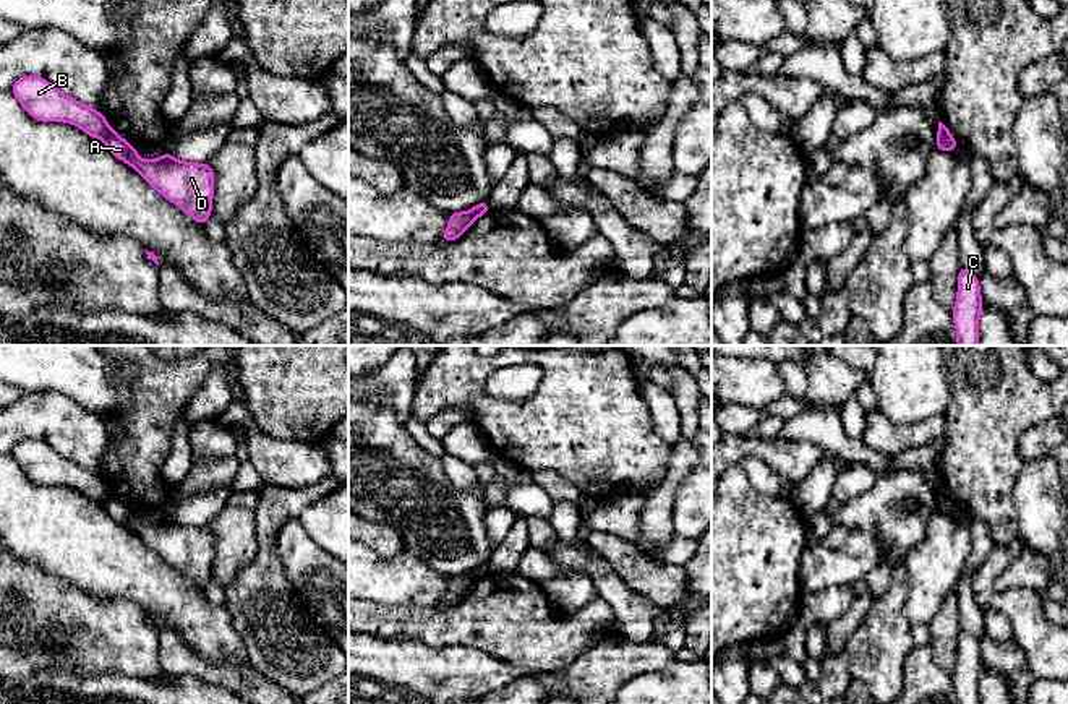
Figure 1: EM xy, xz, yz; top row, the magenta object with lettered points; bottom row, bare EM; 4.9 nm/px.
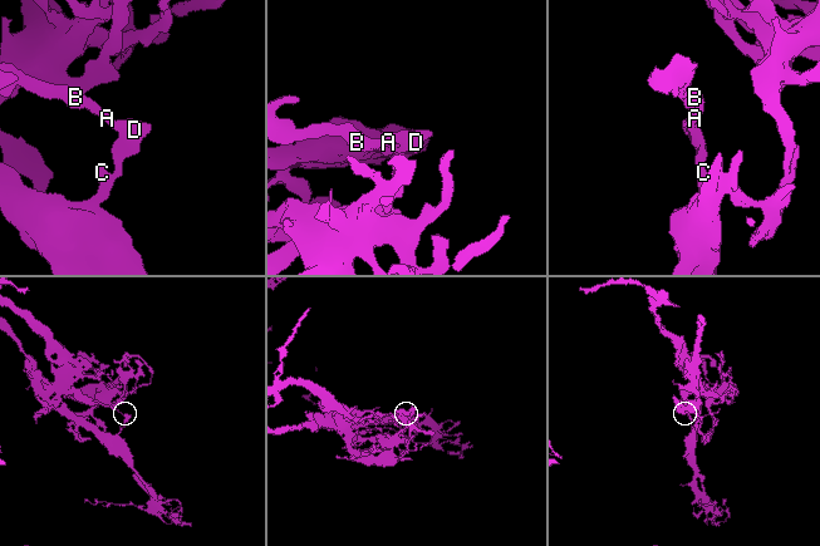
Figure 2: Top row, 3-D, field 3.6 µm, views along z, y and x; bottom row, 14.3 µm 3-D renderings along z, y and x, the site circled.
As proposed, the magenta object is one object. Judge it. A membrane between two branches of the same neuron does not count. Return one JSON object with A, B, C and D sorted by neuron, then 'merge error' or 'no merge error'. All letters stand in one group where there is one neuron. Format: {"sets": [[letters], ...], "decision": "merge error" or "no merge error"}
{"sets": [["A", "C", "D"], ["B"]], "decision": "merge error"}

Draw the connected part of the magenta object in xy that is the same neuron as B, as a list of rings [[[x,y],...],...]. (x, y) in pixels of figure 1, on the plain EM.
[[[32,438],[23,440],[15,444],[11,456],[32,482],[42,485],[66,485],[99,503],[104,503],[110,495],[102,475],[60,456],[45,441]]]

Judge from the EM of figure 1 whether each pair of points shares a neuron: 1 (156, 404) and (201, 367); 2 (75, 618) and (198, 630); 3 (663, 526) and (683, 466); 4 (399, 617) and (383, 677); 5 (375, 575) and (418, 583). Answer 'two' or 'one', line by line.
1: one
2: two
3: one
4: two
5: one

